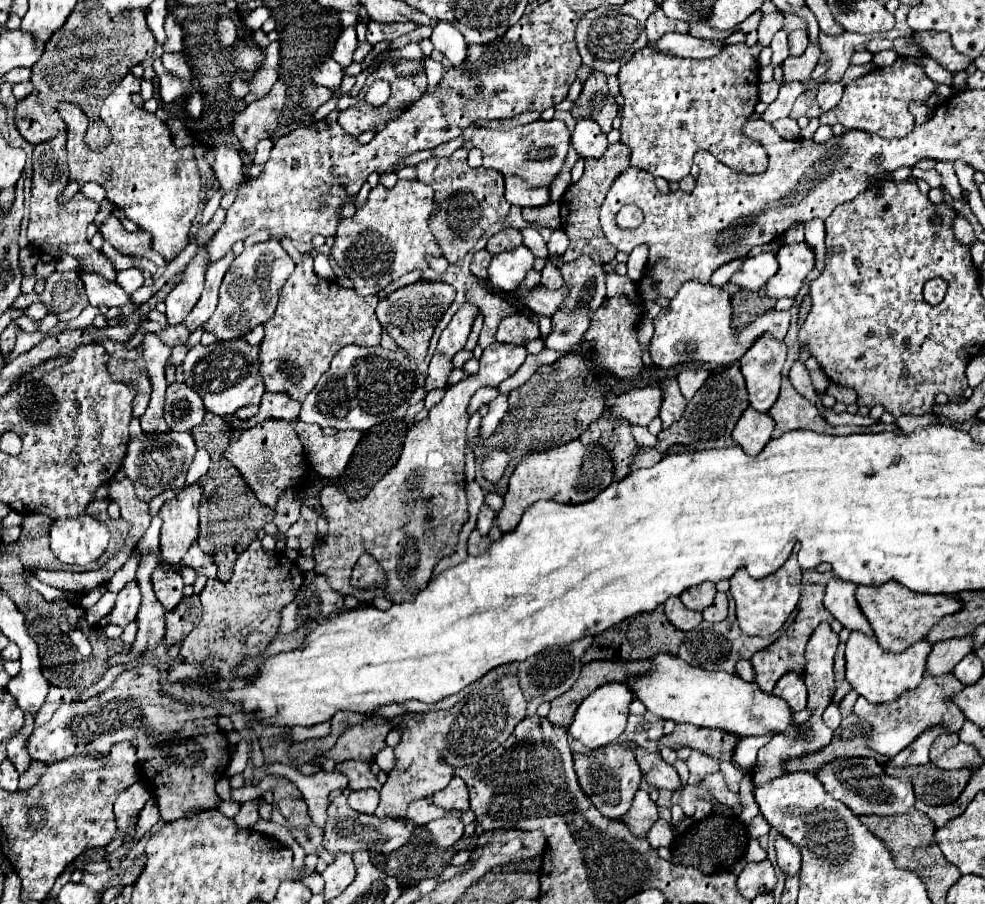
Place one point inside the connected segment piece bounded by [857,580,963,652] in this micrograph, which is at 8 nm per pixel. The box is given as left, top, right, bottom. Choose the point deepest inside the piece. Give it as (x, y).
(899, 617)

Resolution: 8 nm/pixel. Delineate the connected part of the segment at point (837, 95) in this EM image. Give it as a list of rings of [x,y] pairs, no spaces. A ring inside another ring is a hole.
[[[841,82],[835,84],[821,84],[818,88],[817,101],[823,112],[835,107],[842,98],[844,85]]]

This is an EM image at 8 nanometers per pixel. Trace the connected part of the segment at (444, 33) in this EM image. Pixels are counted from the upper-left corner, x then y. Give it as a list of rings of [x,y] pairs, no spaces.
[[[437,20],[437,24],[433,26],[431,42],[433,42],[435,50],[439,50],[453,66],[459,66],[465,60],[467,42],[461,36],[461,32],[457,32],[457,28],[453,28],[453,24]]]

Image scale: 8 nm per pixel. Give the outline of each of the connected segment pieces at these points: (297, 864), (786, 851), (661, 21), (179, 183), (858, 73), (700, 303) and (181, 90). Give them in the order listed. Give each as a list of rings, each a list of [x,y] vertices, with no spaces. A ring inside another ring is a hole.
[[[292,841],[292,844],[289,844],[288,847],[293,851],[294,854],[293,868],[296,871],[300,871],[304,866],[304,859],[306,857],[306,854],[303,848],[298,843],[296,843],[296,841]]]
[[[777,836],[775,852],[777,852],[777,864],[783,870],[783,874],[795,876],[799,872],[799,864],[801,864],[801,852],[797,852],[797,848],[793,844],[789,844],[789,840],[785,840],[783,836]]]
[[[657,6],[655,12],[647,18],[645,30],[647,30],[647,38],[649,38],[649,42],[653,42],[653,40],[659,40],[659,38],[661,38],[663,34],[667,34],[667,32],[687,34],[687,24],[685,24],[683,20],[667,18],[667,16],[661,12],[661,6]]]
[[[129,72],[115,92],[105,98],[99,116],[111,132],[111,142],[103,150],[93,150],[85,144],[87,118],[75,104],[61,102],[57,112],[67,124],[69,178],[77,180],[79,184],[97,182],[103,186],[107,200],[113,206],[123,208],[129,220],[133,220],[141,230],[149,232],[151,248],[171,262],[189,244],[189,228],[201,200],[201,180],[193,146],[177,150],[165,122],[131,102],[131,94],[139,92],[139,86],[141,78]],[[103,170],[111,170],[111,176],[105,178]]]
[[[869,62],[869,64],[863,64],[863,66],[849,66],[841,82],[843,82],[844,85],[851,84],[851,82],[855,82],[855,80],[861,78],[861,76],[865,76],[865,74],[873,72],[875,68],[877,68],[877,66],[875,66],[873,62]]]
[[[685,282],[677,296],[669,302],[667,308],[659,312],[653,320],[655,332],[649,342],[649,354],[655,366],[671,368],[685,362],[707,362],[707,364],[729,364],[737,362],[743,356],[745,348],[753,344],[757,336],[763,332],[771,332],[777,340],[783,340],[789,328],[789,312],[769,310],[759,316],[753,324],[745,326],[739,334],[731,328],[731,302],[729,294],[721,292],[711,284],[701,282]]]
[[[157,58],[152,66],[156,72],[156,76],[159,76],[159,94],[161,94],[163,102],[173,102],[175,98],[179,98],[179,96],[183,96],[183,94],[189,92],[191,84],[179,80],[175,76],[169,76],[165,72],[160,58]]]

